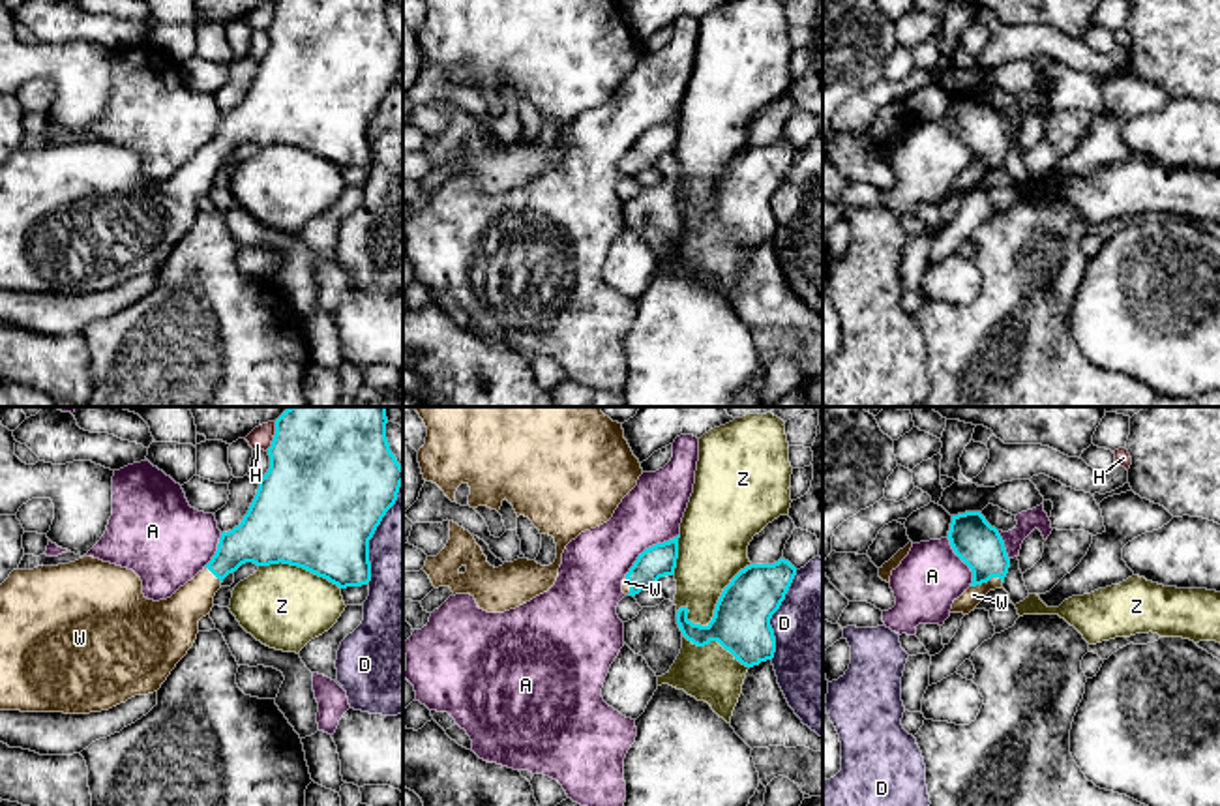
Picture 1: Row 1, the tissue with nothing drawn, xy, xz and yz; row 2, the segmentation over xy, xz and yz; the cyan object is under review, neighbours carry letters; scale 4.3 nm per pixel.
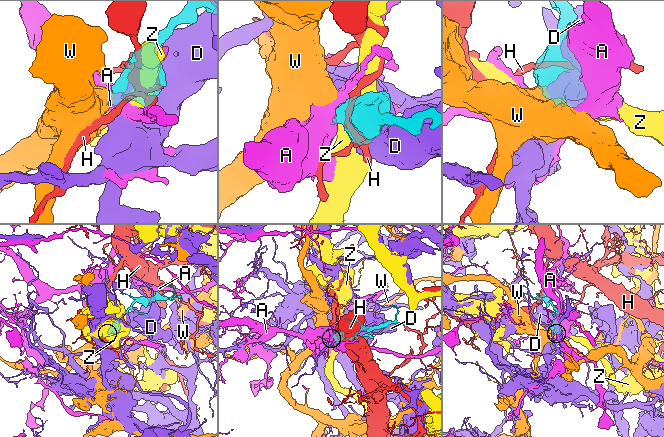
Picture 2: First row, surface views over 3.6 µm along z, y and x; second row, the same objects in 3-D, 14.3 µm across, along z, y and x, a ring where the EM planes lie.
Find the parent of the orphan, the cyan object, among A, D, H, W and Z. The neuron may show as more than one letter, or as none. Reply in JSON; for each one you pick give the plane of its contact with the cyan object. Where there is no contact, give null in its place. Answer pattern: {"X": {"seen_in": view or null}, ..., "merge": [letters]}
{"W": {"seen_in": "yz"}, "merge": ["W"]}

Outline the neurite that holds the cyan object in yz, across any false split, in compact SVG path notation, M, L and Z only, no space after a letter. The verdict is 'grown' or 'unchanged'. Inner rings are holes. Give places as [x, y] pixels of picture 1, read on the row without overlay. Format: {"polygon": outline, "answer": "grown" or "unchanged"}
{"polygon": "M980 92L952 96L946 118L973 152L971 167L954 180L950 193L969 195L989 171L1003 169L1010 139L999 111Z", "answer": "grown"}

